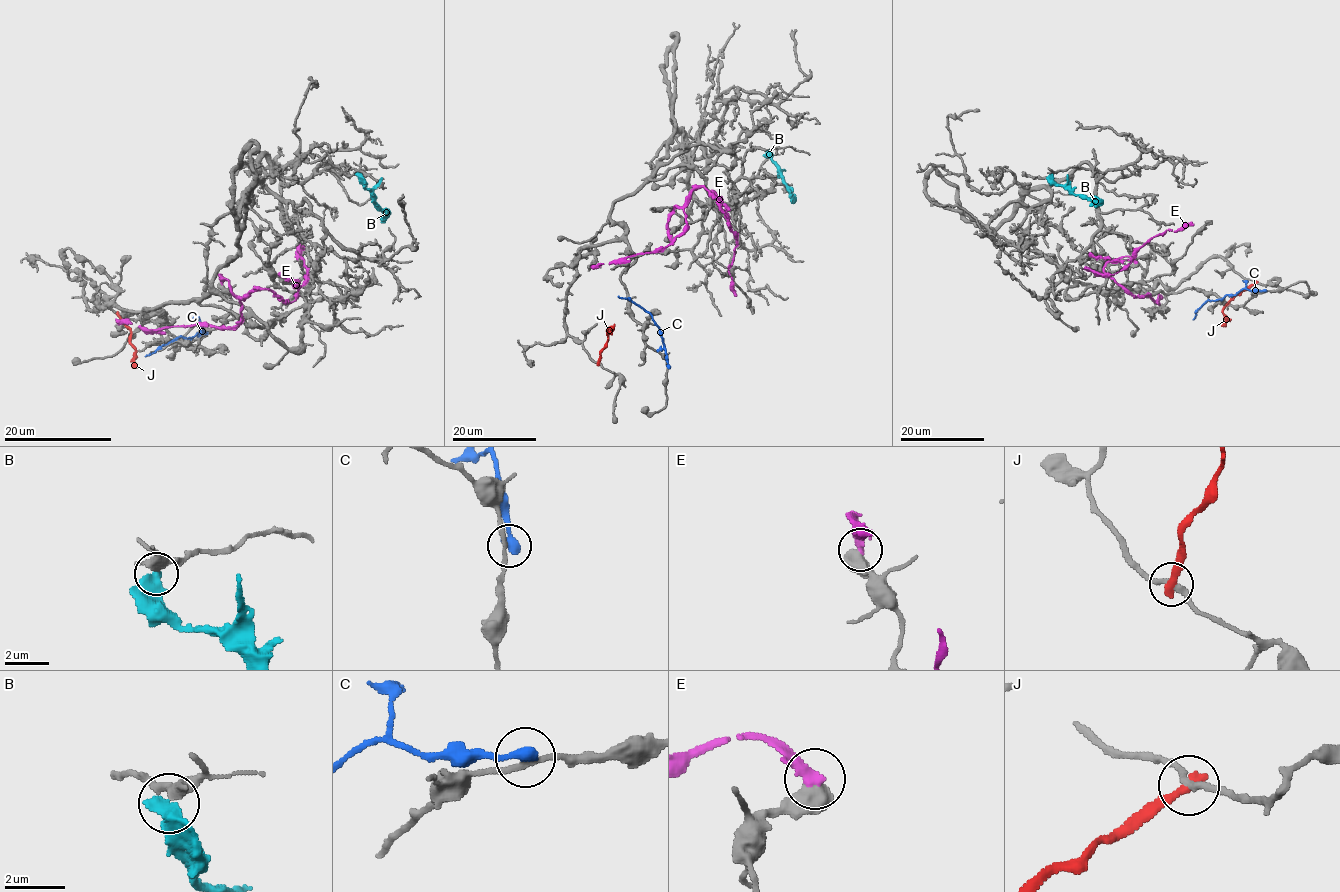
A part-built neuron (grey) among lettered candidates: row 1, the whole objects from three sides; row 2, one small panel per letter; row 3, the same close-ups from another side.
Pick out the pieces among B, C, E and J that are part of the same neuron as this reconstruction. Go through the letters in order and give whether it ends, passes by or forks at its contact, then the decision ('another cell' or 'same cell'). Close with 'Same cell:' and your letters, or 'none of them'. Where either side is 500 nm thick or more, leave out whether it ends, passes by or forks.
B: another cell
C: it ends there; another cell
E: another cell
J: it ends there; another cell
Same cell: none of them

